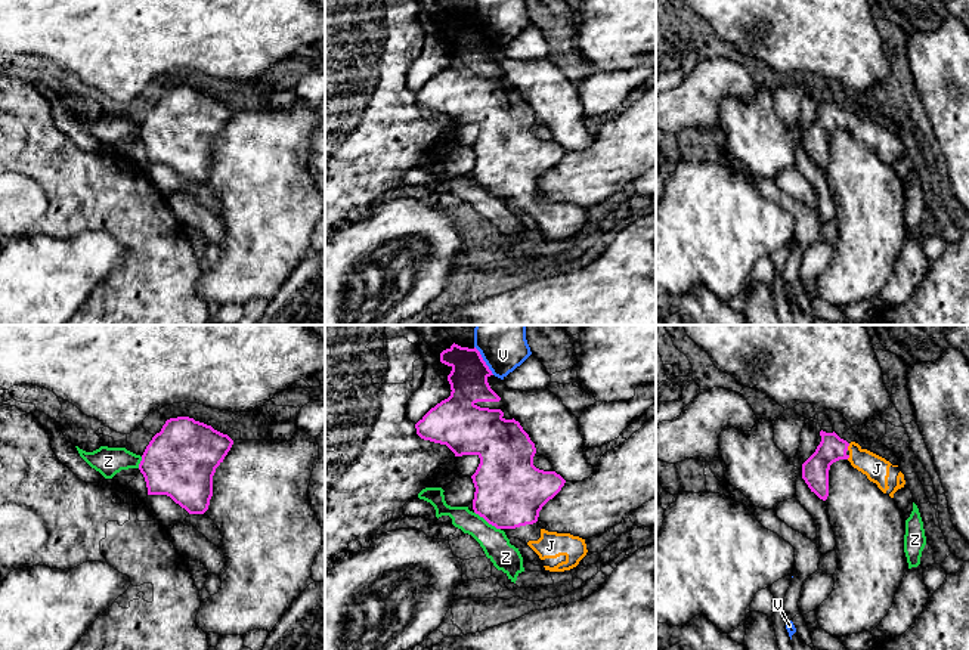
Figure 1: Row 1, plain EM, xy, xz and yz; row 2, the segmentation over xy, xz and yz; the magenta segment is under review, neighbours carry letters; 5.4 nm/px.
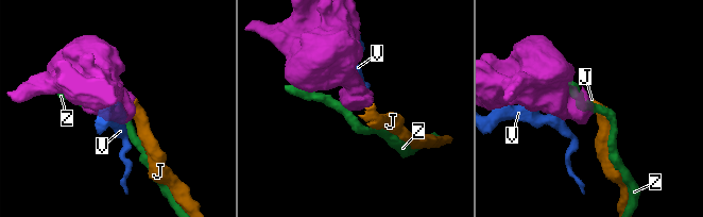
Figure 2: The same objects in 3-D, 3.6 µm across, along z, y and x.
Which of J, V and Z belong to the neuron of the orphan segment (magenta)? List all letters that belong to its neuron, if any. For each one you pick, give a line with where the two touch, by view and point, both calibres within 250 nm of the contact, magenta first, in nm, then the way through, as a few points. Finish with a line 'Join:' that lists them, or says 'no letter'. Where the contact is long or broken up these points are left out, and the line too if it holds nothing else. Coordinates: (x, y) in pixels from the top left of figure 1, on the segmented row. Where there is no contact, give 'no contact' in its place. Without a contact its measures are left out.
J: yz (848, 445) | 150/140 nm
Join: J

